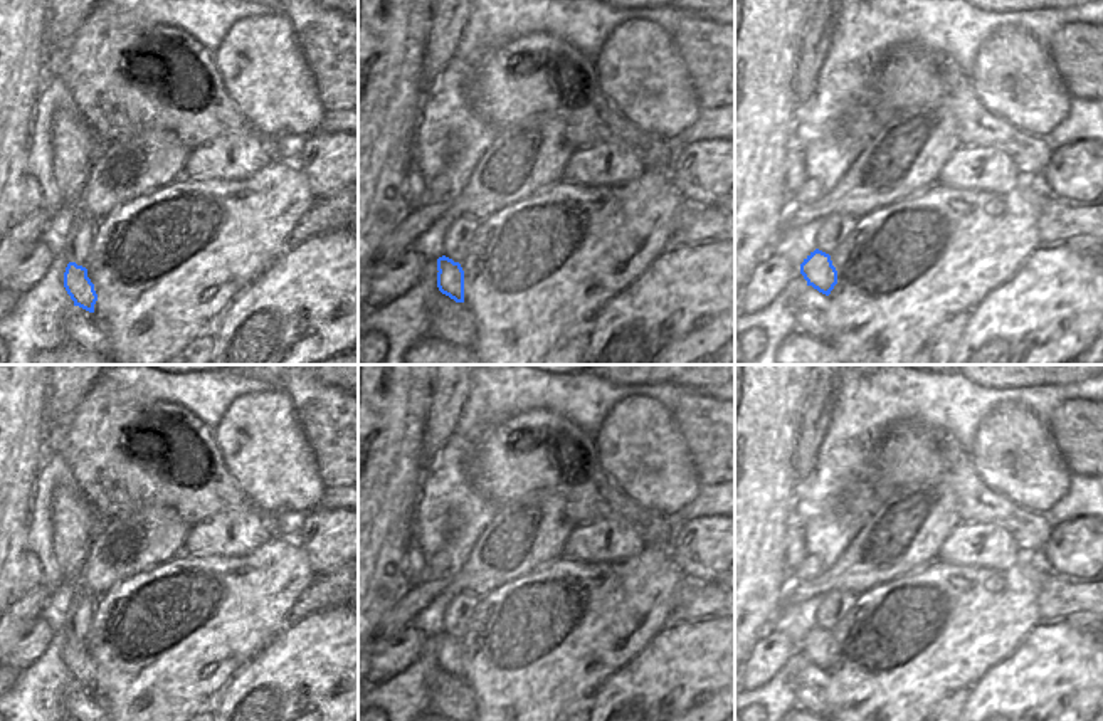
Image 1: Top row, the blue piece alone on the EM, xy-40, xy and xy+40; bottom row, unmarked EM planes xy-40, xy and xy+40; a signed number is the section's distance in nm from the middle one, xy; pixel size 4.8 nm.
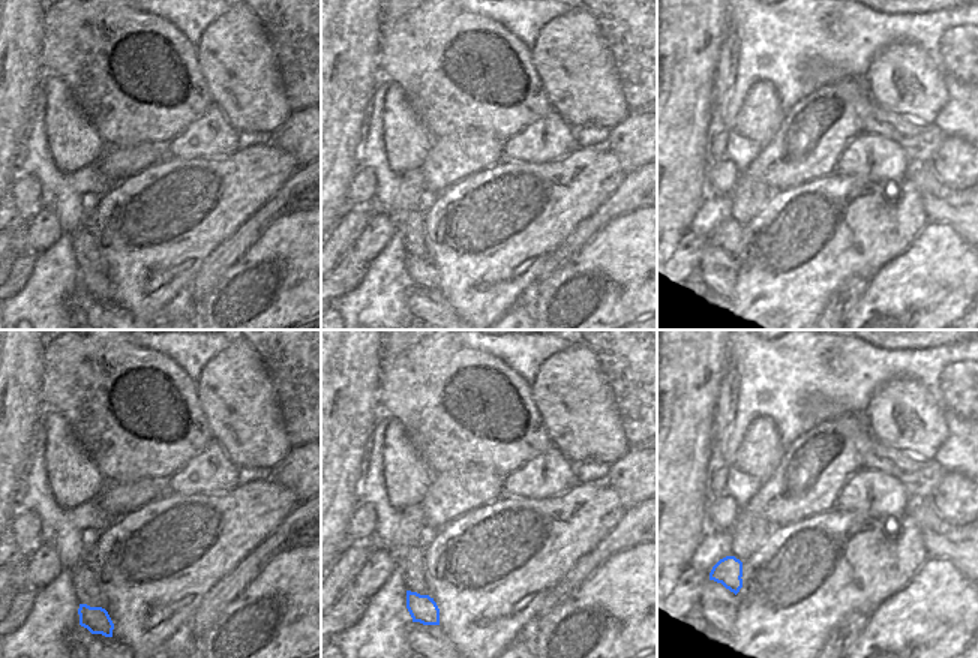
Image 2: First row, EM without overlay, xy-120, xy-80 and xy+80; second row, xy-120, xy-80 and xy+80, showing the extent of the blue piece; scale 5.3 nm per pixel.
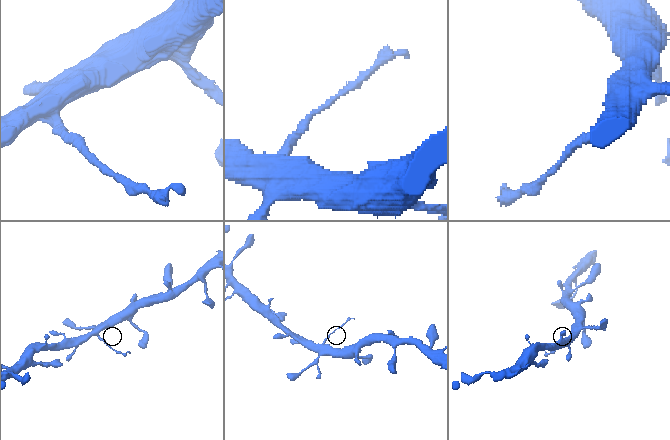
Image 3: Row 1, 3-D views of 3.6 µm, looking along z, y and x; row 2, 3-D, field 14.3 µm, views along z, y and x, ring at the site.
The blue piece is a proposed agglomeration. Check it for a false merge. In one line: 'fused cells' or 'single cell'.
fused cells

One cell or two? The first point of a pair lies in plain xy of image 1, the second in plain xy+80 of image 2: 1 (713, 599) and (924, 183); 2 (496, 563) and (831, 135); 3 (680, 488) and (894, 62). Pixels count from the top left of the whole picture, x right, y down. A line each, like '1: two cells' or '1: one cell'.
1: one cell
2: one cell
3: one cell

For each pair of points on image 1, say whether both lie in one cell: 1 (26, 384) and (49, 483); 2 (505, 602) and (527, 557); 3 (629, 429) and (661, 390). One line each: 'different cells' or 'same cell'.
1: different cells
2: different cells
3: different cells

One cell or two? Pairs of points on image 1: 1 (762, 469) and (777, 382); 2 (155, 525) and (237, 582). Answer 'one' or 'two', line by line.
1: one
2: two

